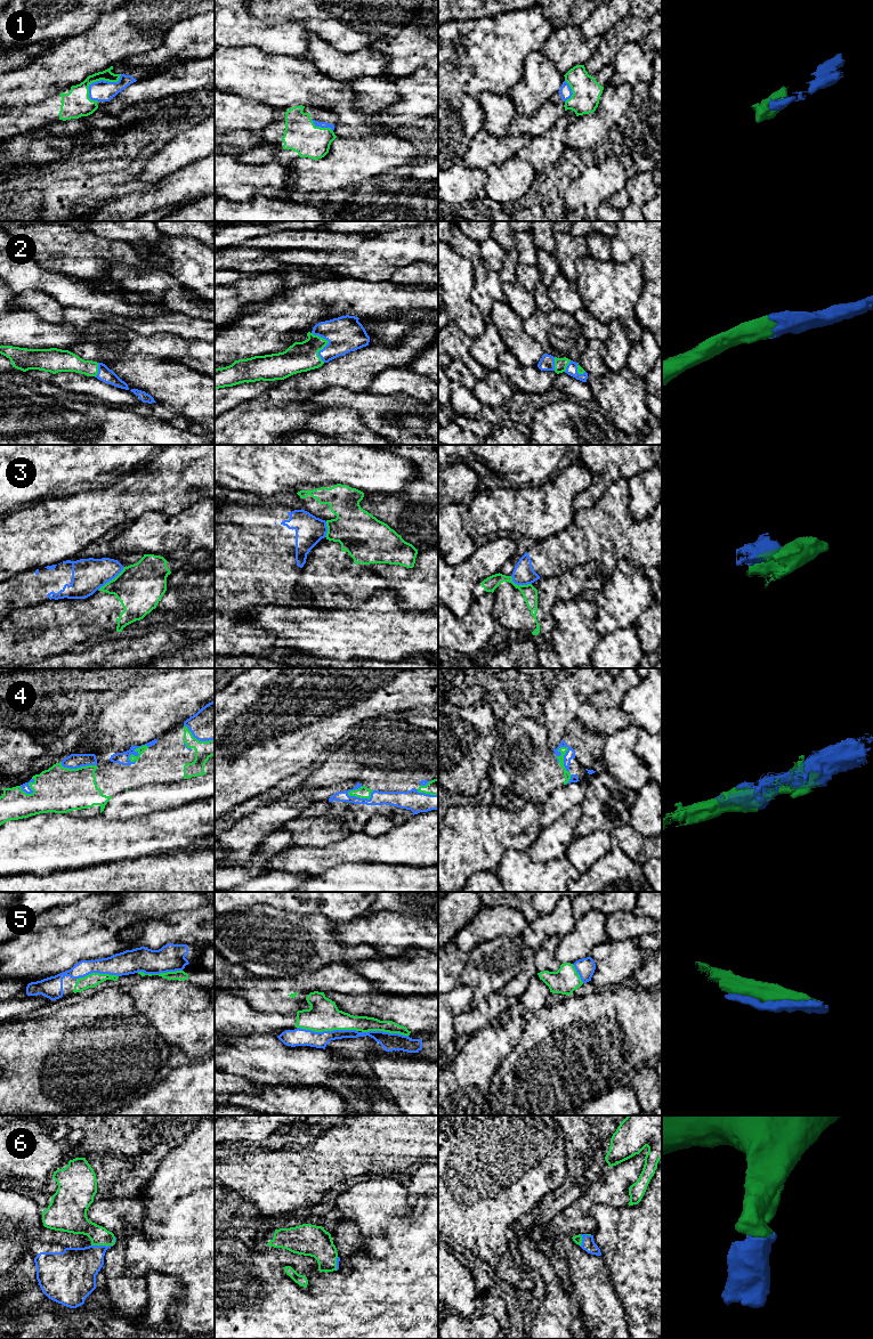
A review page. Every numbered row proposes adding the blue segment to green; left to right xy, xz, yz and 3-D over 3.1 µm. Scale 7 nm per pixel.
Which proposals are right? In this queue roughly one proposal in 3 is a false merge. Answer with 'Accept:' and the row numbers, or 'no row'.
Accept: 1, 2, 4, 5, 6

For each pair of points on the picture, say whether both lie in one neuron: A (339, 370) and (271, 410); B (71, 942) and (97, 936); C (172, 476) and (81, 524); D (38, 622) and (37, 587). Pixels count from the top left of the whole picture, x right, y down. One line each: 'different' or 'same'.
A: same
B: same
C: same
D: different

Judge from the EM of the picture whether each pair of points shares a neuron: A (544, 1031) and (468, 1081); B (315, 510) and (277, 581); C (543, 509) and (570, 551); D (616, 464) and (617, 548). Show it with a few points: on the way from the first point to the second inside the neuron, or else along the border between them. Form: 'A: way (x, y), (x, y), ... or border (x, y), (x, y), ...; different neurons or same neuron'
A: border (519, 1036), (519, 1041), (503, 1058), (491, 1081); different neurons
B: border (301, 508), (325, 521); different neurons
C: border (559, 532), (534, 542); different neurons
D: border (627, 479), (619, 478), (614, 480), (599, 500); different neurons

